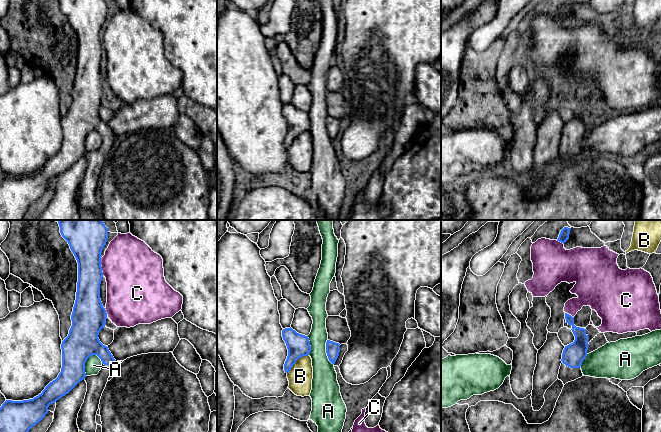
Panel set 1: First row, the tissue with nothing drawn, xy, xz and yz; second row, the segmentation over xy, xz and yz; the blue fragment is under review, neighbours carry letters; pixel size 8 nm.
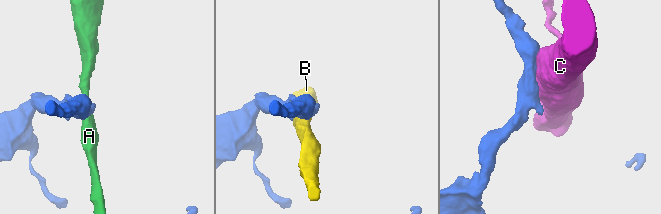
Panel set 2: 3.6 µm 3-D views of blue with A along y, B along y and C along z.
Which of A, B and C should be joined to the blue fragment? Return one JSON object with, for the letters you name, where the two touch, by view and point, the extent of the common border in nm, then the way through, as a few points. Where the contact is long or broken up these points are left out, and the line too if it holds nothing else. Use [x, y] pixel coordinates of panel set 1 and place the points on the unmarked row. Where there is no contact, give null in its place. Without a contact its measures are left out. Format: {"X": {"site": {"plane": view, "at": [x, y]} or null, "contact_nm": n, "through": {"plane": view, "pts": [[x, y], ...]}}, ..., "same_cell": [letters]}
{"same_cell": []}

